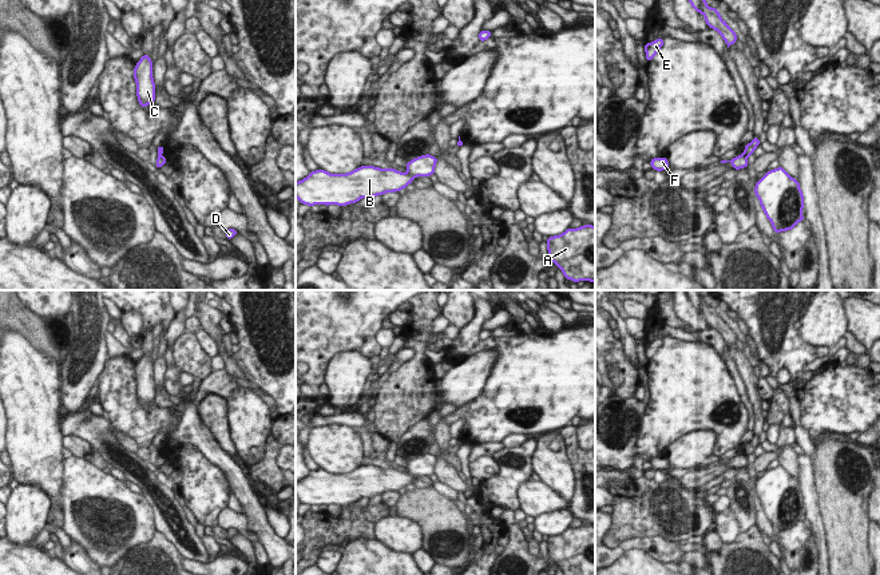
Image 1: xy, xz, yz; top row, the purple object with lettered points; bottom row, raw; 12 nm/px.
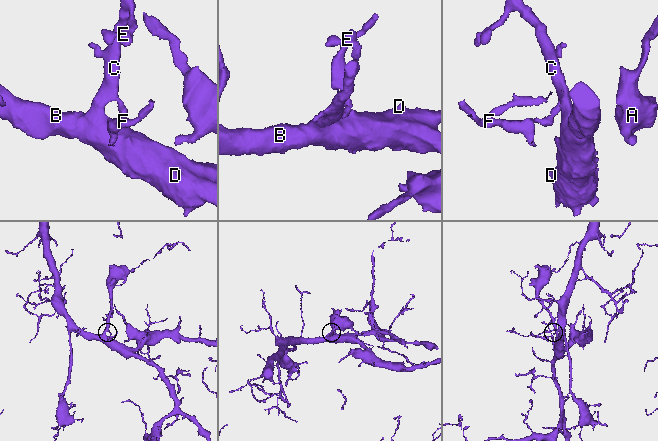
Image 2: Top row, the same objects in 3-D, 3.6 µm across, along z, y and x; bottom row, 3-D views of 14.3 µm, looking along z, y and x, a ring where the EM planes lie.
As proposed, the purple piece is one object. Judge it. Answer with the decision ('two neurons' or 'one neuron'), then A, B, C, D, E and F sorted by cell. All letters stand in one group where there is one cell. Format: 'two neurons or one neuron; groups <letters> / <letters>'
two neurons; groups A B C D E / F

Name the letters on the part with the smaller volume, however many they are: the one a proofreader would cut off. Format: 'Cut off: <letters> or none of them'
Cut off: F

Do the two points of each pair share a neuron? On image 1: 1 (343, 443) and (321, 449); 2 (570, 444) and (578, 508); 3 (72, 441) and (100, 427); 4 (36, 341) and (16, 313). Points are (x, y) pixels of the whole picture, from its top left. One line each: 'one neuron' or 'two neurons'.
1: one neuron
2: one neuron
3: two neurons
4: one neuron

